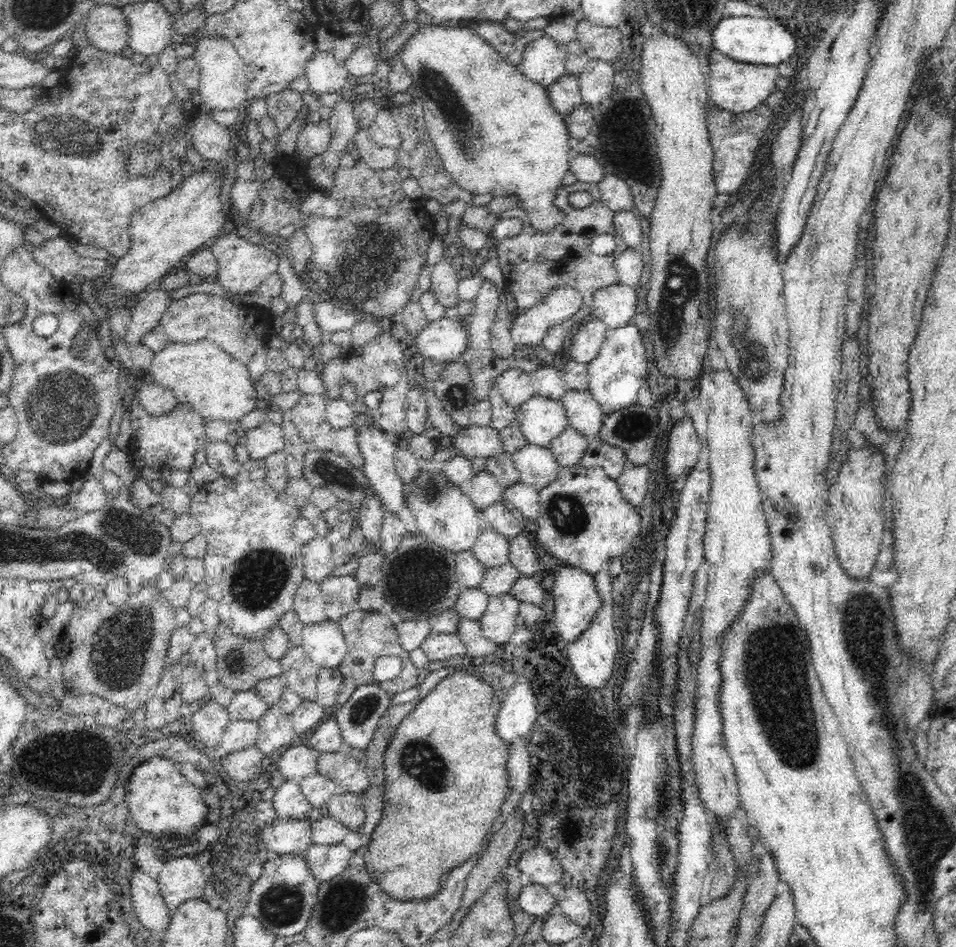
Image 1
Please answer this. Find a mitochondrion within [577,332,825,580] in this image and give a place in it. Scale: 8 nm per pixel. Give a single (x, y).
(629, 429)

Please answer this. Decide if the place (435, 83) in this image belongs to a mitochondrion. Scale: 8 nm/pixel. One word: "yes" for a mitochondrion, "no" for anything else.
yes

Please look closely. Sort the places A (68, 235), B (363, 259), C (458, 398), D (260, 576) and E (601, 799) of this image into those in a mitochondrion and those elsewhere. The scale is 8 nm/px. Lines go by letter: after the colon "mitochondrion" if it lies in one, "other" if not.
A: other
B: mitochondrion
C: mitochondrion
D: mitochondrion
E: other

